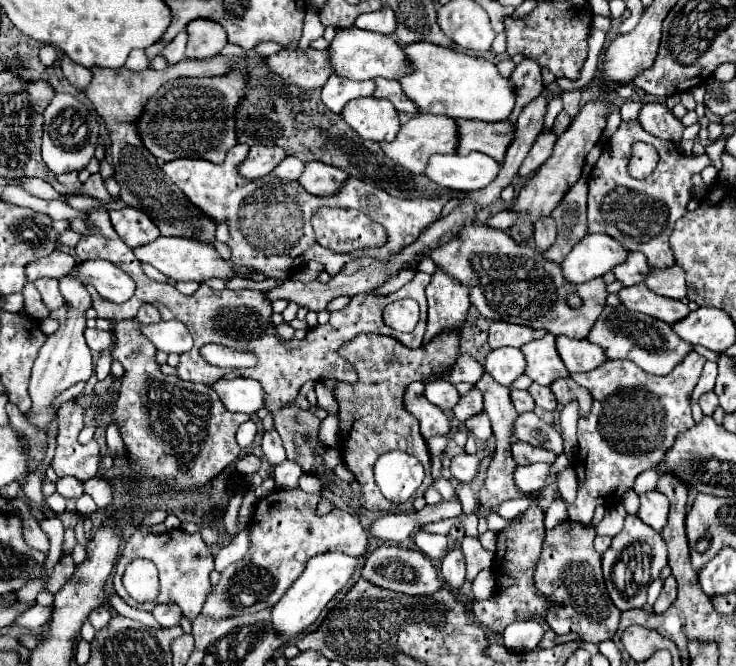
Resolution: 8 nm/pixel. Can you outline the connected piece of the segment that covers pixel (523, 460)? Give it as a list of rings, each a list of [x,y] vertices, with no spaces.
[[[516,441],[512,445],[512,455],[514,455],[514,461],[518,465],[532,465],[532,463],[538,463],[538,461],[544,461],[544,463],[556,461],[556,453],[552,453],[548,449],[536,449],[536,447],[524,445],[520,441]]]

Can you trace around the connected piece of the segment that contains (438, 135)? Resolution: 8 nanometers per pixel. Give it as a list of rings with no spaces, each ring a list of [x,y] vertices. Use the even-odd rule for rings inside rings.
[[[416,113],[416,115],[418,117],[412,117],[406,125],[400,127],[400,133],[392,143],[382,143],[382,149],[400,167],[404,167],[408,171],[414,171],[414,173],[424,173],[430,155],[456,153],[458,125],[456,125],[454,119],[448,119],[448,117],[436,117],[436,115],[430,115],[430,113]]]

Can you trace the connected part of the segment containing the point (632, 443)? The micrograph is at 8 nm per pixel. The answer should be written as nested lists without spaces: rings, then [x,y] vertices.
[[[692,351],[666,377],[650,375],[650,373],[642,371],[638,365],[634,365],[632,361],[608,361],[588,373],[570,375],[578,385],[586,387],[594,397],[592,411],[588,413],[588,417],[578,421],[578,457],[574,461],[574,467],[578,473],[578,493],[576,493],[574,503],[566,503],[568,517],[572,521],[588,525],[588,523],[592,523],[592,515],[598,505],[610,507],[610,505],[618,503],[622,499],[622,495],[634,487],[634,479],[642,471],[656,467],[664,459],[666,451],[674,445],[676,437],[694,425],[692,411],[690,411],[690,395],[702,375],[704,363],[706,363],[706,359],[702,355],[698,355],[696,351]]]

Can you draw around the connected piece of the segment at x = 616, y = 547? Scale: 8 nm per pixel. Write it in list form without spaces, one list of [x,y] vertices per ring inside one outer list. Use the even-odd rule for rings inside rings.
[[[628,515],[624,529],[612,539],[610,549],[614,553],[604,553],[602,569],[604,569],[604,581],[606,589],[614,601],[614,605],[620,611],[628,609],[640,609],[646,605],[648,597],[648,585],[660,575],[660,571],[668,565],[668,551],[662,535],[642,523],[638,517]]]

